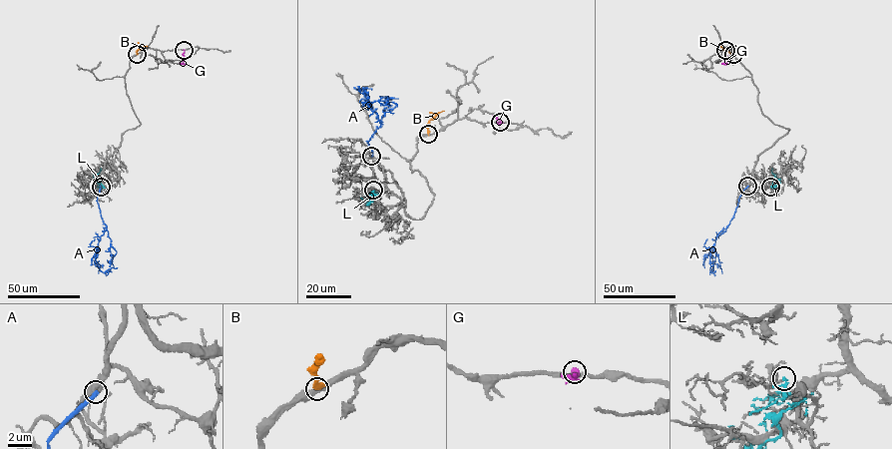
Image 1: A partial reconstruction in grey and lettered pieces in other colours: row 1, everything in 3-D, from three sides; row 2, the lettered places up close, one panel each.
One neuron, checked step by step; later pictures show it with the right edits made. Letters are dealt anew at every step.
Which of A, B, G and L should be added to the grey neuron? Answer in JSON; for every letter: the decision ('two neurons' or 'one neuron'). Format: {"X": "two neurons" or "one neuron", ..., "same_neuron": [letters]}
{"A": "two neurons", "B": "two neurons", "G": "two neurons", "L": "two neurons", "same_neuron": []}

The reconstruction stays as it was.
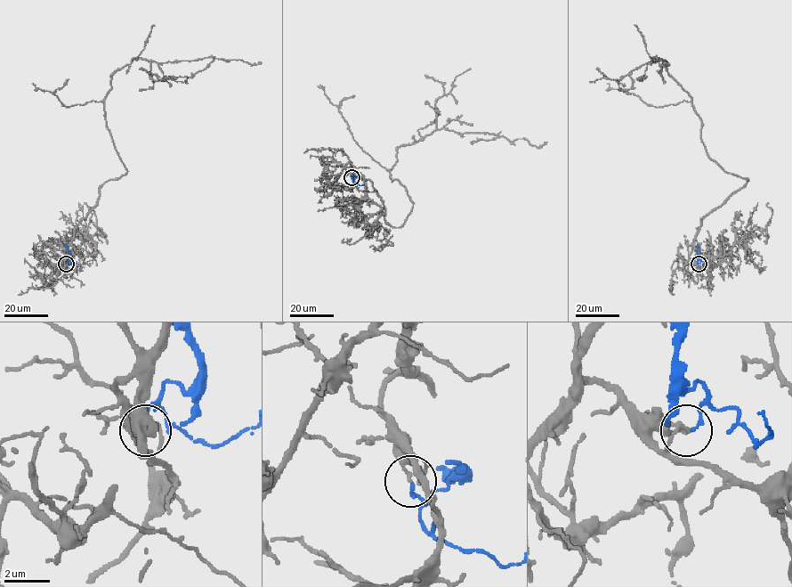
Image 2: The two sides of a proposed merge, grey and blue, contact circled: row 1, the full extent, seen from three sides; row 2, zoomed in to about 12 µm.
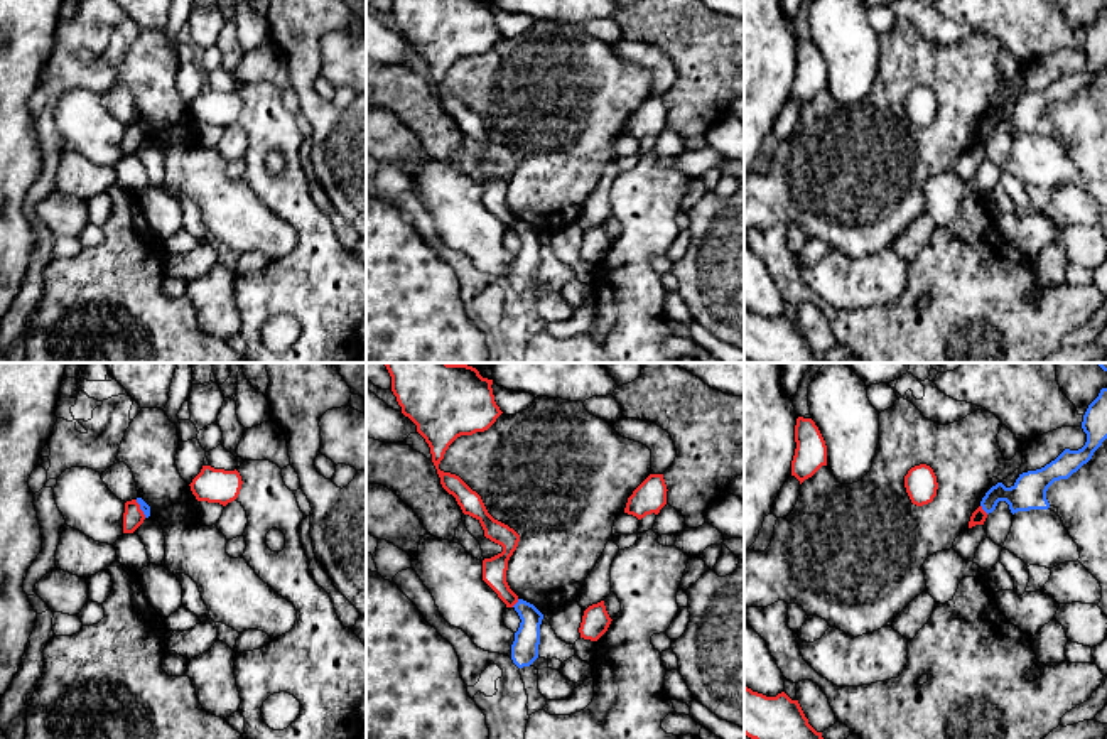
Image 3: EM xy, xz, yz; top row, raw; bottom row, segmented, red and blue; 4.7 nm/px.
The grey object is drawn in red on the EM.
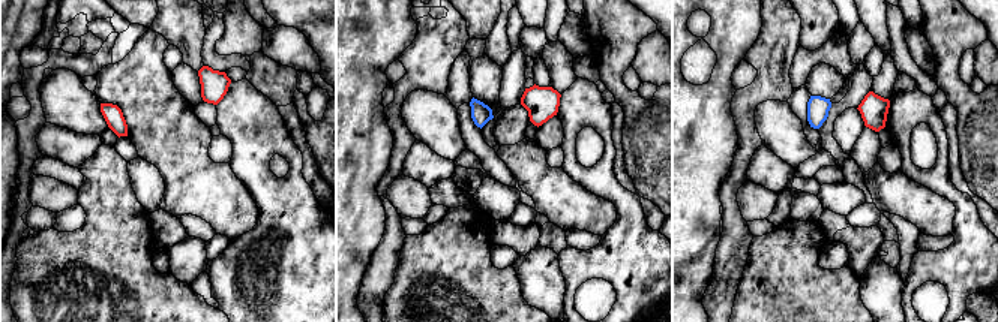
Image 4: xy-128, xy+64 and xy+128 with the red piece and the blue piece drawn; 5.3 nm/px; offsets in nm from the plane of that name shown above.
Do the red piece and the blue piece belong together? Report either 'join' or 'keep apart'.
join

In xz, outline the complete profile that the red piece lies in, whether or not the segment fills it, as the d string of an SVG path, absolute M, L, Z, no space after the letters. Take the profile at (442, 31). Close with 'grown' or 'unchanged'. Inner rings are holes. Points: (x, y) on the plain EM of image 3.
M392 0L392 13L402 35L417 47L417 54L430 69L442 110L456 120L464 137L481 145L486 160L503 169L501 175L483 182L483 202L521 241L511 267L511 282L523 290L538 280L543 236L520 221L506 204L508 182L518 169L520 157L494 142L481 118L459 98L439 91L446 73L457 59L488 52L503 35L491 7L493 2L488 0Z; grown

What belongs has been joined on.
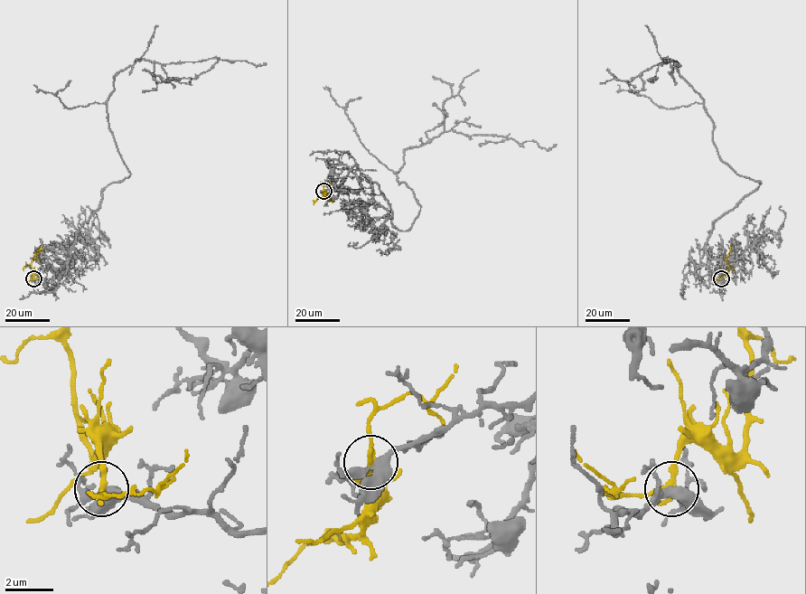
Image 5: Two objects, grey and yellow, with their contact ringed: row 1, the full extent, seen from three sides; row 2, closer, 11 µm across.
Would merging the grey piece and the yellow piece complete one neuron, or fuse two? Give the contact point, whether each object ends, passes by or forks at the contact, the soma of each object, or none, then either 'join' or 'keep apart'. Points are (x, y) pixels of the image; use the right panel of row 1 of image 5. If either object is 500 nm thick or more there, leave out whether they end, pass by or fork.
place (721, 278); grey forks; yellow passes by; soma grey none; soma yellow none; keep apart

